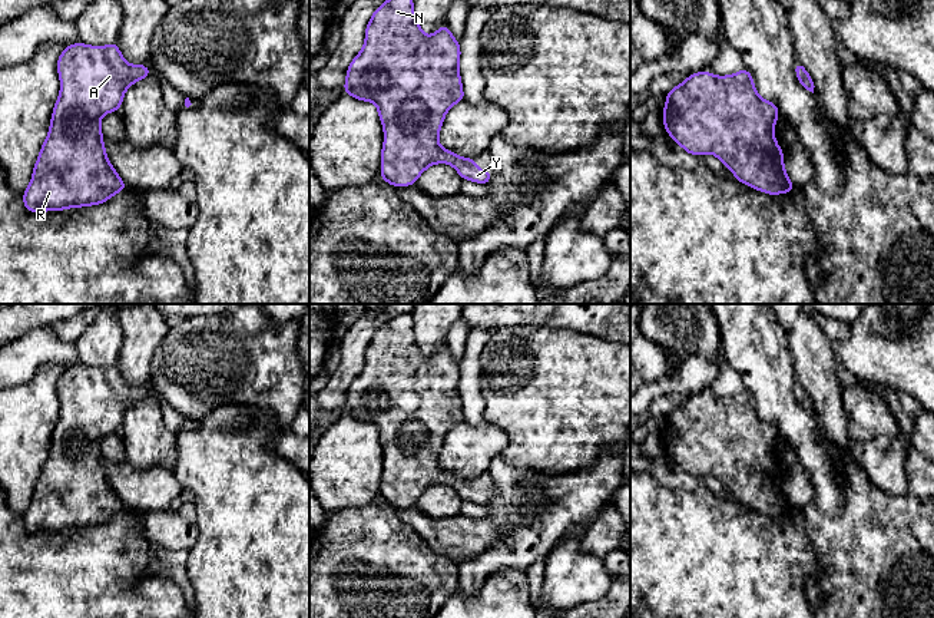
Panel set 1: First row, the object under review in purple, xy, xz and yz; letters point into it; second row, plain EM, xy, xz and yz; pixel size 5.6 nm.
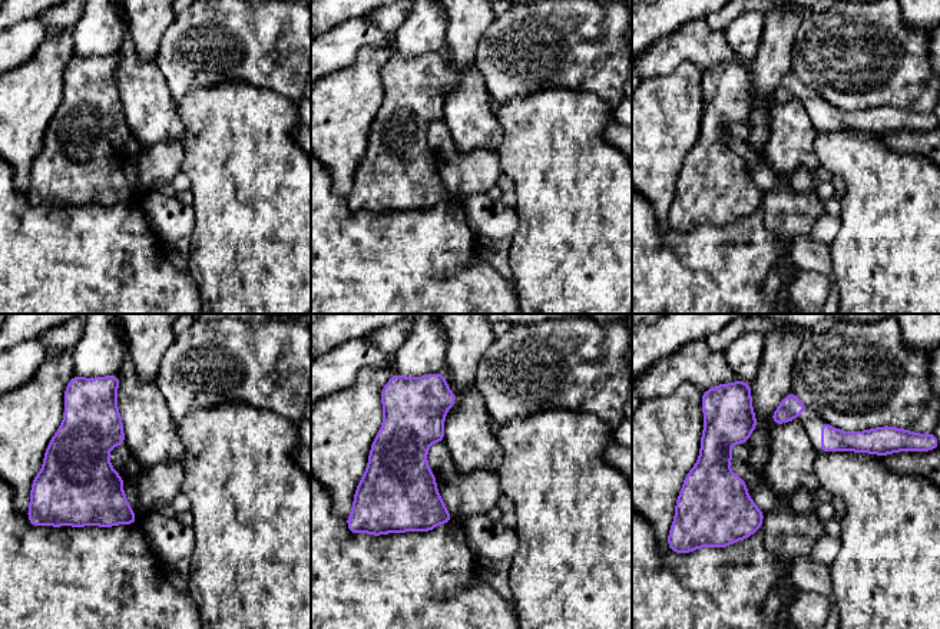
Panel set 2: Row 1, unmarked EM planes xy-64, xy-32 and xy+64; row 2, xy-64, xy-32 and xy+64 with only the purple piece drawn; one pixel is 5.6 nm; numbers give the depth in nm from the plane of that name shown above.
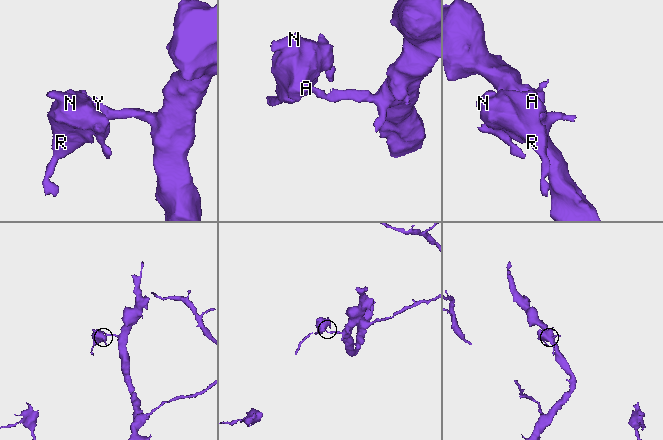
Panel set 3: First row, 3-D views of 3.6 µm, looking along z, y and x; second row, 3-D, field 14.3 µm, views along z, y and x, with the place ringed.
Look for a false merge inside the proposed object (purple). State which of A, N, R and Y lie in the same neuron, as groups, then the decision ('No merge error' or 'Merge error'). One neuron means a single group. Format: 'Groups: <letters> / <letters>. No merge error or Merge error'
Groups: A N R Y. No merge error

